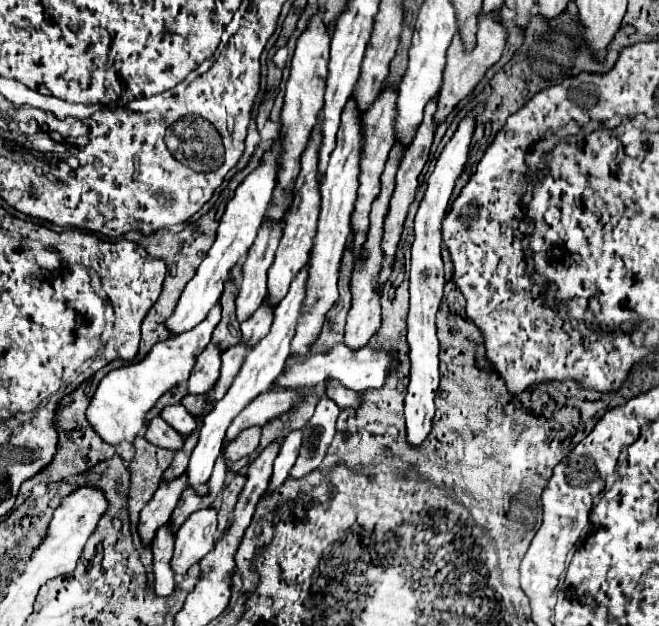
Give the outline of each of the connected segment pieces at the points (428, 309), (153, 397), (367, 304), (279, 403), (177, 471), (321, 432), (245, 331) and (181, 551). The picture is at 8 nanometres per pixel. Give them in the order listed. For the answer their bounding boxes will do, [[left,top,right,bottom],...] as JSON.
[[406,102,484,446],[86,304,220,446],[344,144,406,350],[224,388,300,448],[164,432,198,480],[290,396,340,478],[240,304,274,346],[172,508,216,574]]

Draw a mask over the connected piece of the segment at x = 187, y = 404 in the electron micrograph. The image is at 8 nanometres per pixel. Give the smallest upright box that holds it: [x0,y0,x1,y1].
[182,396,212,416]

